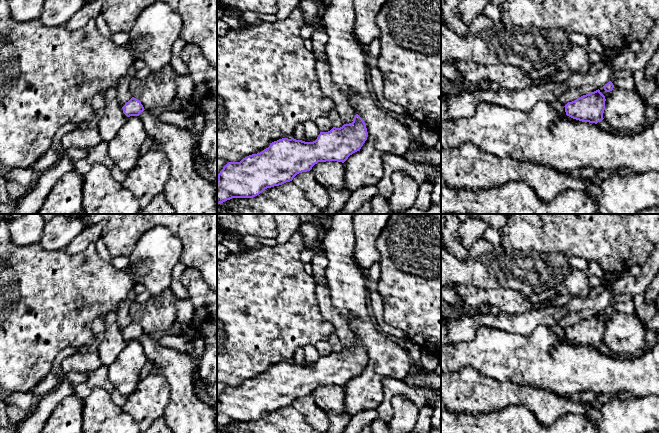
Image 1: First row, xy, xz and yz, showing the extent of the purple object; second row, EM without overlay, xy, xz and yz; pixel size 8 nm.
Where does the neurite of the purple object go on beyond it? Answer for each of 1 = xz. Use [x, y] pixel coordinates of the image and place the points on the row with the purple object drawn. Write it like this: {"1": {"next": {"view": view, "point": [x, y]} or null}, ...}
{"1": {"next": null}}

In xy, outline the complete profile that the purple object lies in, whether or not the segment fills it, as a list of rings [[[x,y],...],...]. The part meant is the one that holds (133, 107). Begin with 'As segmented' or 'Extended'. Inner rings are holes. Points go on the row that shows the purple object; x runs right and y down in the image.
Extended. [[[134,97],[126,102],[122,109],[127,117],[140,117],[147,137],[150,137],[153,142],[161,144],[161,151],[169,160],[171,167],[163,194],[174,214],[217,214],[217,190],[215,186],[202,178],[194,169],[193,147],[196,146],[199,137],[193,135],[189,130],[160,121],[157,112],[145,110],[141,102]]]

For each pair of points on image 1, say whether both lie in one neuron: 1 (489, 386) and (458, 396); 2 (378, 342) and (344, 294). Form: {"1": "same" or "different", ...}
{"1": "same", "2": "same"}

